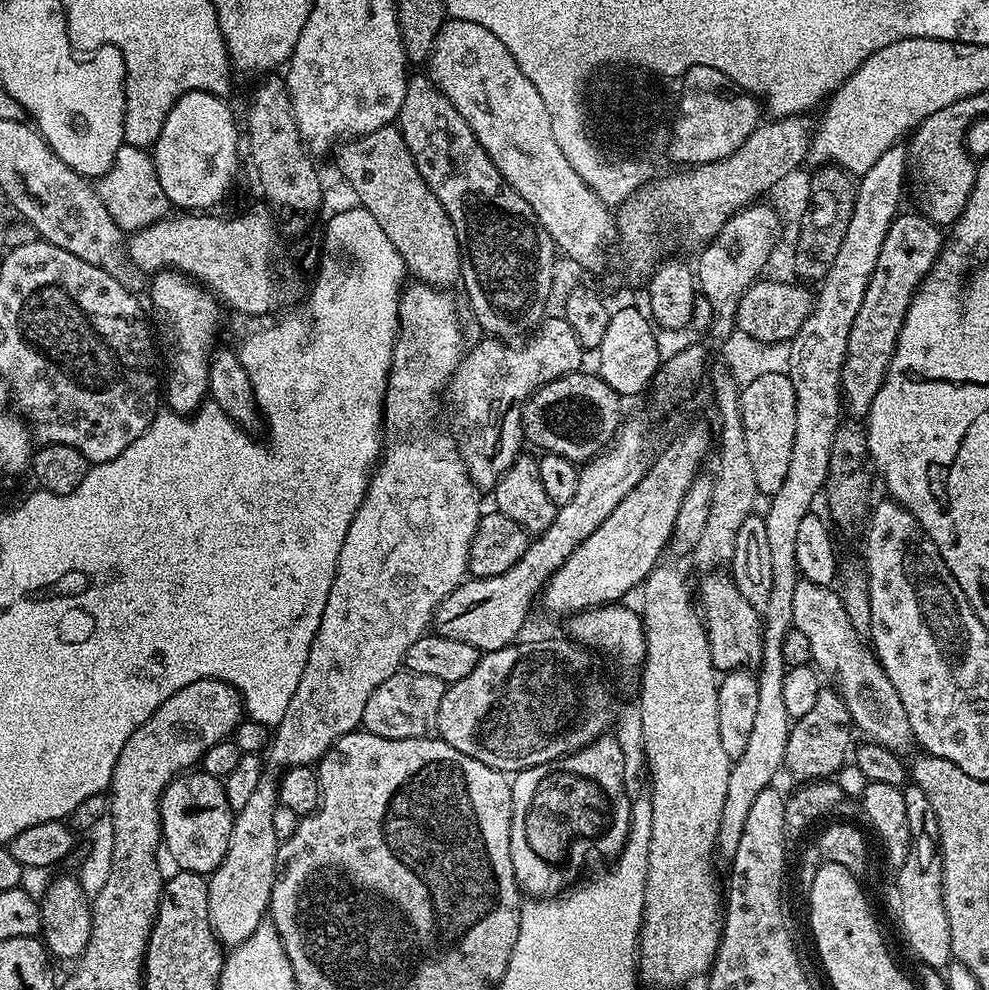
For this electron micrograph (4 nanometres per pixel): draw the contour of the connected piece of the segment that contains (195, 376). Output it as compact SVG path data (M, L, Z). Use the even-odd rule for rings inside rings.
M165 270L155 273L151 280L152 308L168 327L168 341L164 344L168 351L166 404L173 412L191 414L208 396L208 361L216 344L216 331L220 328L222 305L207 288L180 272Z

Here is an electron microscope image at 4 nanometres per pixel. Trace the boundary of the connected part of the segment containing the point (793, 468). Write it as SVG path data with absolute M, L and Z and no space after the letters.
M905 143L888 148L868 172L859 177L852 216L842 239L842 245L834 264L819 283L812 313L792 337L786 375L794 386L796 413L794 414L794 450L790 454L790 470L786 470L786 482L767 501L768 512L763 513L766 522L766 539L770 542L770 602L762 609L764 630L764 657L758 665L758 711L746 750L731 761L730 782L726 786L726 806L722 808L722 822L716 839L717 849L731 854L738 850L738 838L742 838L742 826L746 826L746 814L754 806L754 798L762 790L773 787L780 768L785 767L784 755L790 731L790 717L786 702L782 702L782 682L786 665L782 658L782 638L794 627L794 586L798 579L794 549L798 542L798 525L812 511L812 503L824 491L828 482L830 446L834 434L842 423L842 397L840 374L844 370L845 352L848 345L850 326L862 306L866 286L873 276L878 255L881 254L889 226L899 213L898 206L905 193L908 168L908 150Z

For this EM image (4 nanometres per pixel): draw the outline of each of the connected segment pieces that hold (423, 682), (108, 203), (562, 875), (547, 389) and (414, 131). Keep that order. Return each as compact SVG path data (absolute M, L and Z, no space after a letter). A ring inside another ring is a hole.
M407 670L395 672L382 682L382 686L378 686L378 690L374 690L374 694L370 694L362 721L363 731L378 734L378 738L387 740L425 735L436 723L445 687L438 678L430 678L430 674L414 674Z
M121 145L111 170L99 177L96 189L110 216L124 232L140 231L164 219L171 209L158 182L155 161L145 149Z
M605 734L595 740L594 743L586 745L582 750L572 752L568 756L559 756L538 766L530 766L526 770L515 773L511 777L512 785L512 821L510 822L510 862L514 862L514 874L516 883L529 897L551 898L575 885L581 879L580 867L591 858L595 852L601 852L608 858L615 857L624 849L624 843L628 837L628 831L632 825L632 800L624 789L624 748L612 737L612 734Z
M587 370L571 372L544 384L528 397L522 408L522 423L527 443L537 444L545 453L561 455L573 462L587 462L611 445L622 427L621 397L598 375Z
M413 75L409 79L406 98L402 98L398 127L414 158L414 166L418 166L418 174L422 174L426 186L430 186L438 202L442 202L454 226L454 234L458 234L460 280L468 295L469 306L481 326L488 331L485 333L505 342L516 342L535 333L545 319L544 307L552 296L552 279L556 276L558 249L550 234L546 234L534 210L530 210L526 198L522 198L522 194L515 192L506 178L502 178L498 166L494 166L478 142L474 130L470 130L466 118L454 110L450 98L446 98L446 94L442 94L442 90L438 90L435 82L429 80L427 75Z

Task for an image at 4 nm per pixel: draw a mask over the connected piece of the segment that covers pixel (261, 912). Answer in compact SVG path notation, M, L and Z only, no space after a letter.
M266 774L246 806L235 813L226 858L222 858L220 865L207 877L208 917L221 945L237 946L246 942L246 938L250 938L268 916L268 903L276 877L276 855L281 842L274 834L274 810L277 806L277 781Z

